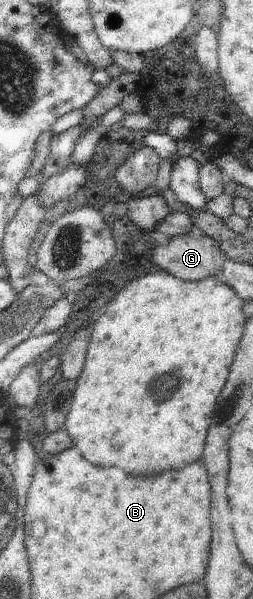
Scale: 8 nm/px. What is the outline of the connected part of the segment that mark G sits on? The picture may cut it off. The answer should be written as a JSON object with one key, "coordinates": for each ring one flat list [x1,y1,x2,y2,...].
{"coordinates":[[197,232,175,236,166,246,157,246,152,258,159,269,184,282,198,282,216,277,228,257,213,238]]}

